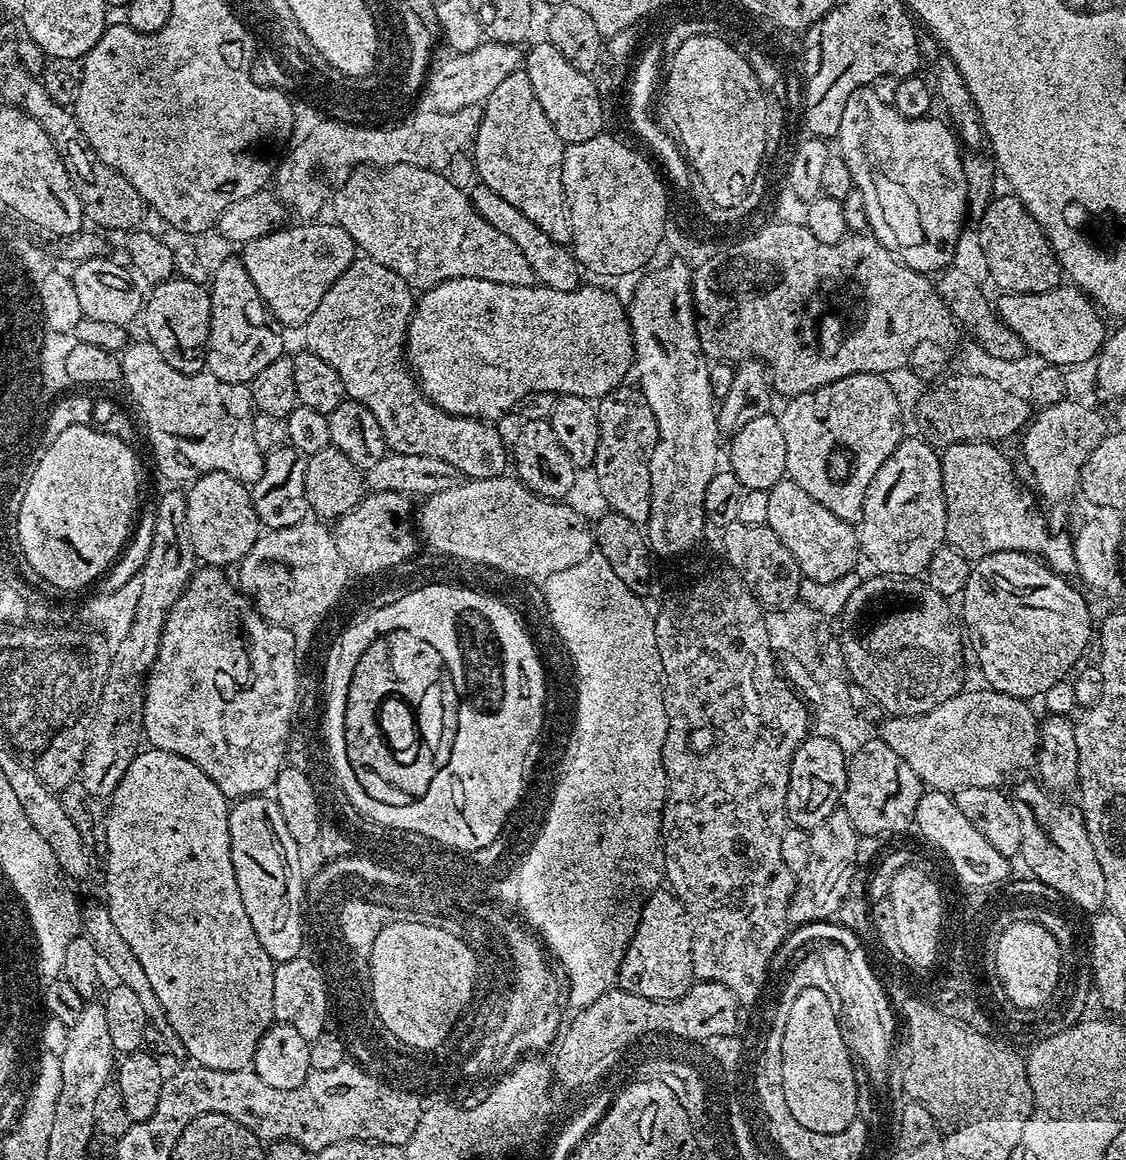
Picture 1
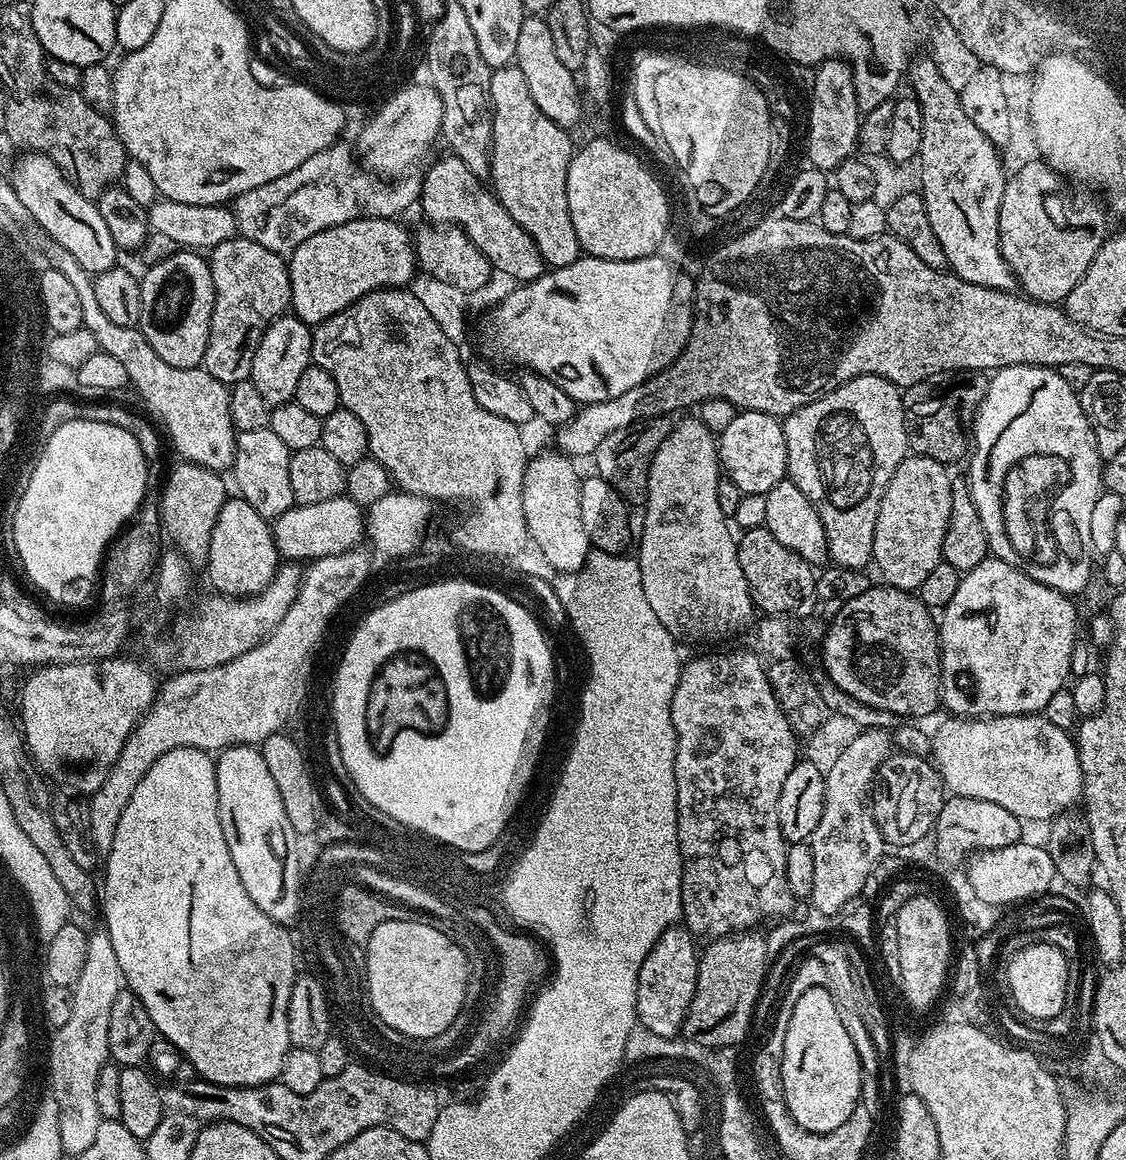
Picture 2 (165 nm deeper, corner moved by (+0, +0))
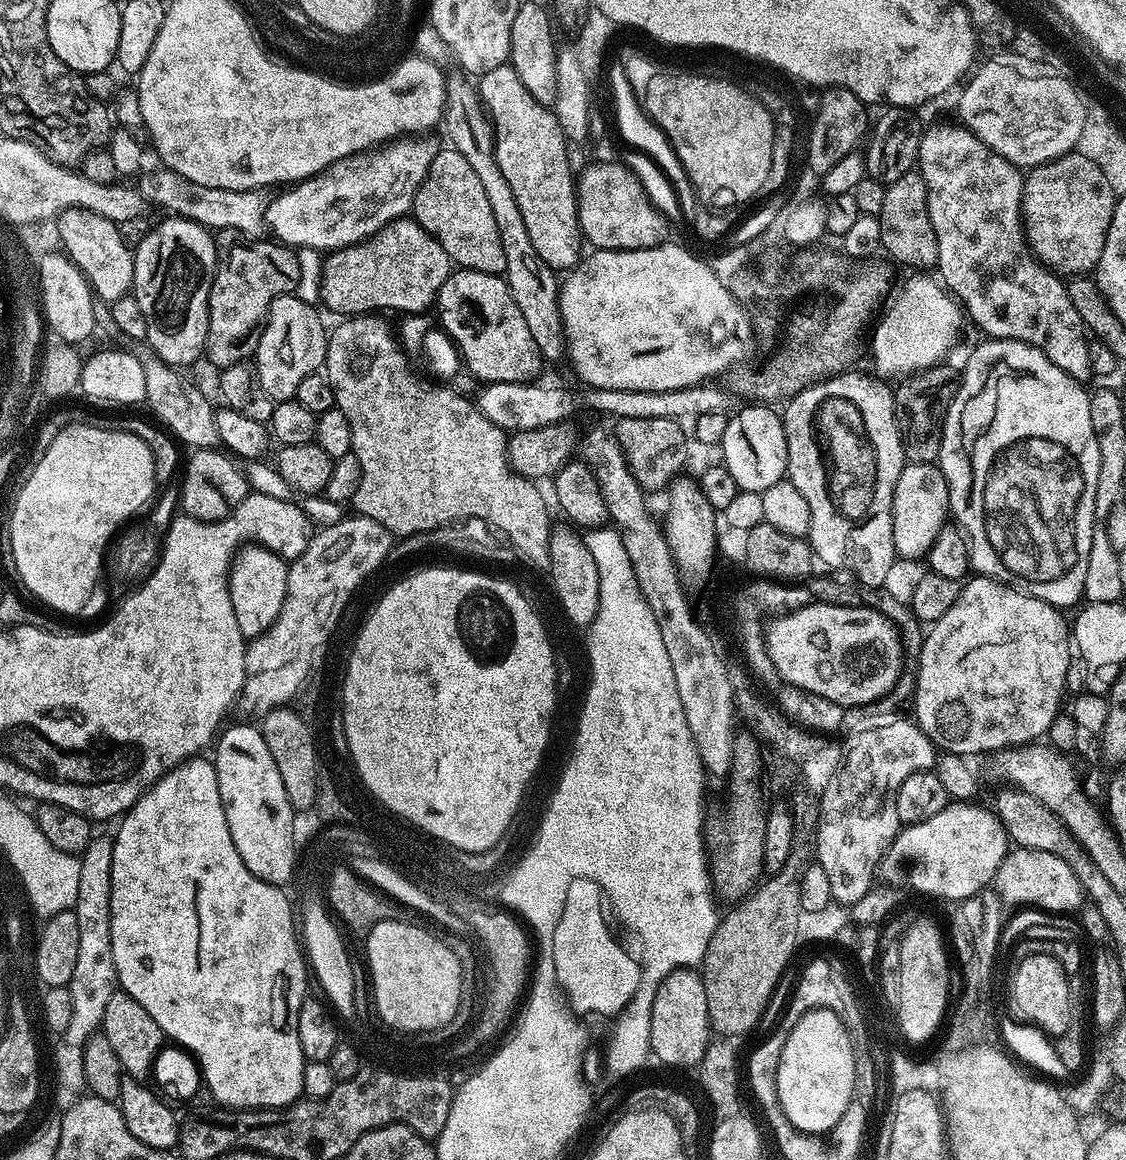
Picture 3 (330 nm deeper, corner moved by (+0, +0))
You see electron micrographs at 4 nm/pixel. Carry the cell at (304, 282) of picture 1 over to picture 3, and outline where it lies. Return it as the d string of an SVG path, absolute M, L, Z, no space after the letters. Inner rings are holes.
M401 218L399 220L391 220L382 230L368 237L360 244L352 244L349 248L342 248L331 253L332 256L324 264L324 273L320 276L320 296L324 299L324 304L332 312L341 312L339 315L344 318L351 318L357 314L376 314L385 308L388 312L400 312L399 314L424 314L429 311L436 303L436 296L442 290L442 282L446 282L448 275L453 272L454 265L450 257L446 254L446 250L442 250L442 246L435 238L426 230L422 230L422 226L414 218Z

